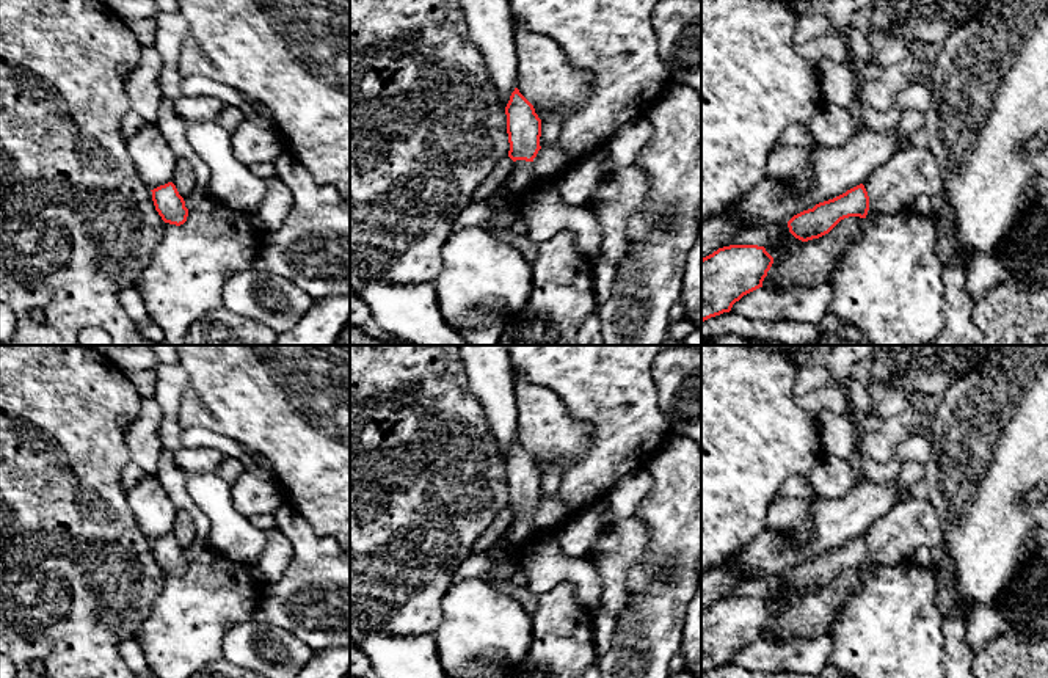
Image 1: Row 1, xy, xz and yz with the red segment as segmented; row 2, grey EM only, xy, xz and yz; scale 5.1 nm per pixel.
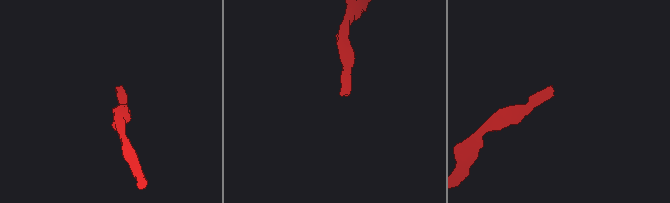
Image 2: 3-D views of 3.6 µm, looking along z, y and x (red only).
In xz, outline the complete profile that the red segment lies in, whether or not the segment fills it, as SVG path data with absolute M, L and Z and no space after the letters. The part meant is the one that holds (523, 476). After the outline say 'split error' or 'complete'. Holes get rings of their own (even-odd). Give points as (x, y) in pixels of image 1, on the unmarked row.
M518 439L510 447L505 466L510 494L508 508L513 512L513 521L507 530L508 540L522 546L532 532L532 513L541 501L541 471Z; split error

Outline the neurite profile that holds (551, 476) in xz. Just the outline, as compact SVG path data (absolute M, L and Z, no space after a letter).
M549 463L549 466L541 472L541 488L540 498L549 498L554 494L560 485L562 472L555 463Z

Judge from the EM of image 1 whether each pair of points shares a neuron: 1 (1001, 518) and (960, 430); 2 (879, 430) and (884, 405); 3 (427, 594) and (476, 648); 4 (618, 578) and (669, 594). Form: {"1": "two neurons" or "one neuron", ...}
{"1": "one neuron", "2": "two neurons", "3": "two neurons", "4": "two neurons"}

